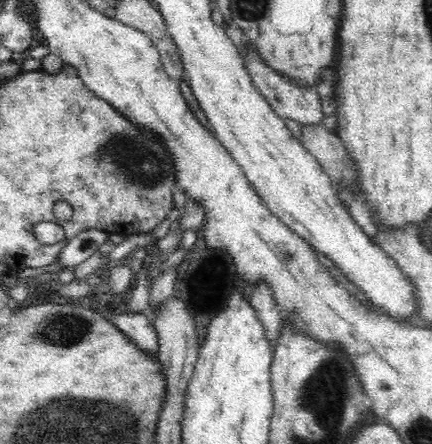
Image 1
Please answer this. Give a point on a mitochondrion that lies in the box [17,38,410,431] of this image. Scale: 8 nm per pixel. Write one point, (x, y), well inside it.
(139, 163)

